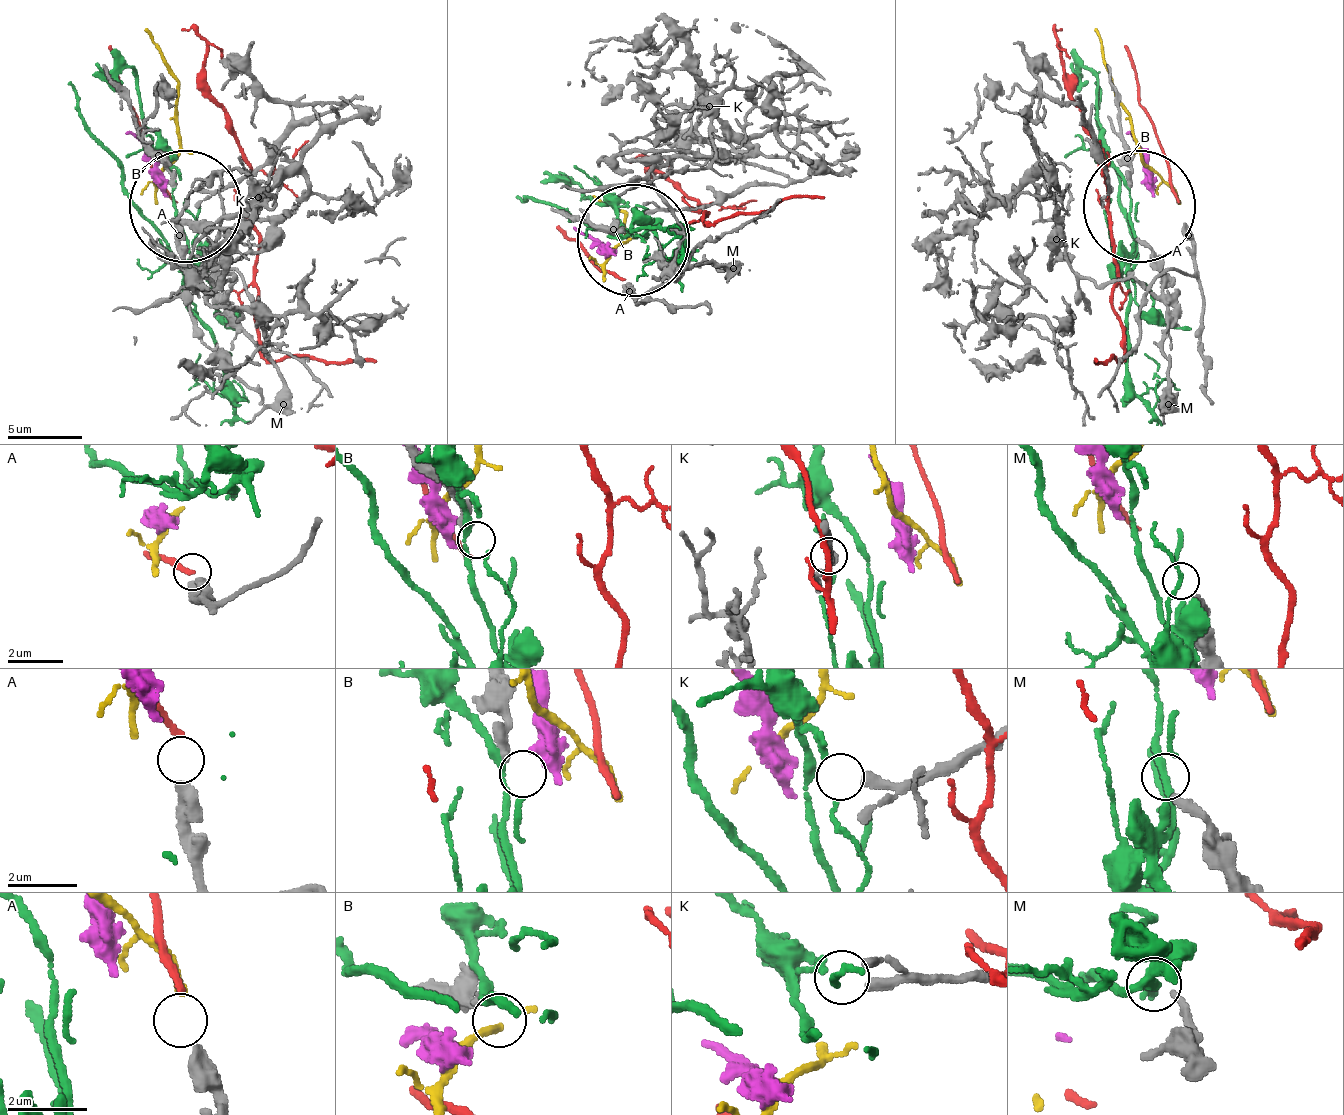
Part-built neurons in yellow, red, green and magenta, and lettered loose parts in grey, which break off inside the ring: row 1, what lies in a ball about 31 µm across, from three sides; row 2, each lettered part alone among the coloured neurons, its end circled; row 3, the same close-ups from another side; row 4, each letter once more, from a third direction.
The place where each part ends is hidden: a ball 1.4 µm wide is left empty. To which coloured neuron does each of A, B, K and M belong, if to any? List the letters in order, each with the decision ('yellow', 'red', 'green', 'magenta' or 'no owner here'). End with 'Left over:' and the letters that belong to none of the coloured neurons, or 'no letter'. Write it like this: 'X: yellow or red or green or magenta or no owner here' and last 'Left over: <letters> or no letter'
A: no owner here
B: no owner here
K: no owner here
M: no owner here
Left over: A, B, K, M

